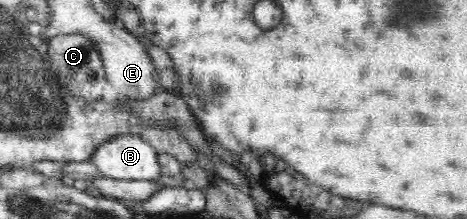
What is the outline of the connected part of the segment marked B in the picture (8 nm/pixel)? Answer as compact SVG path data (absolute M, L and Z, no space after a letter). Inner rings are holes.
M139 134L111 137L91 158L101 175L113 179L156 180L162 173L157 150Z

